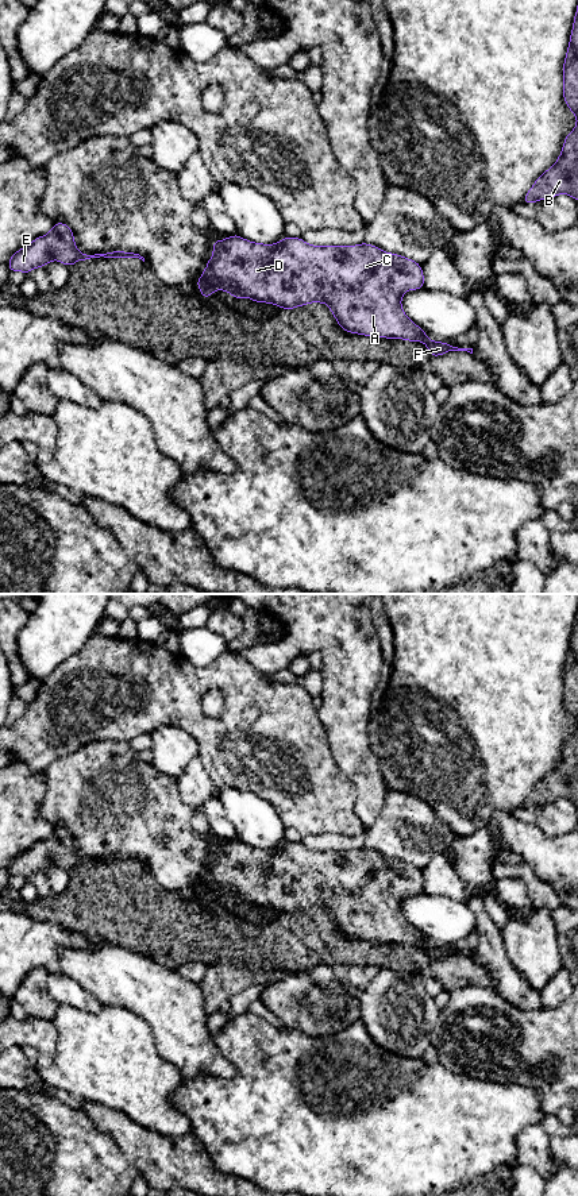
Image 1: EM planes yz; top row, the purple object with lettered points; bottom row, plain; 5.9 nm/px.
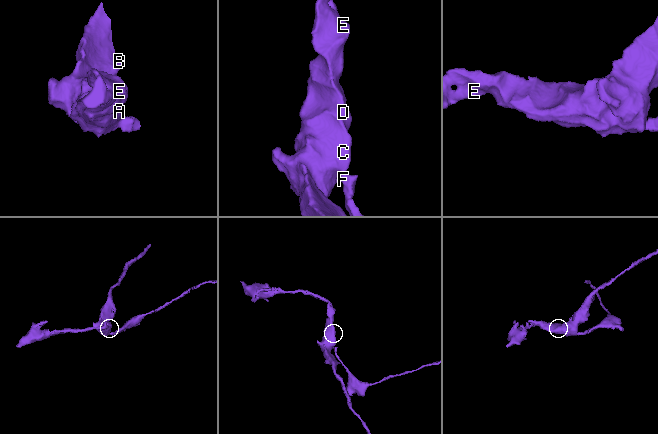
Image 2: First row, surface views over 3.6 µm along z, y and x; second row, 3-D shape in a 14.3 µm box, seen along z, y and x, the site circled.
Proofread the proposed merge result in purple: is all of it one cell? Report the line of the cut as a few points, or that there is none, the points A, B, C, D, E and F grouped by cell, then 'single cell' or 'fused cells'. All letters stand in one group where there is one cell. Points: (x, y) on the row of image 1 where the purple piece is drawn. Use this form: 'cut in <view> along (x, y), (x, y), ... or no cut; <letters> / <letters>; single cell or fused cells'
cut in yz along (428, 340), (426, 344); A B C D E / F; fused cells

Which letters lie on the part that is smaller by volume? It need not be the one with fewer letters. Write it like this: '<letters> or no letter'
F

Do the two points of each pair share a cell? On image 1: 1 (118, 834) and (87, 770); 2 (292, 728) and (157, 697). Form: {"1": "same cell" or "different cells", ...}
{"1": "same cell", "2": "same cell"}

